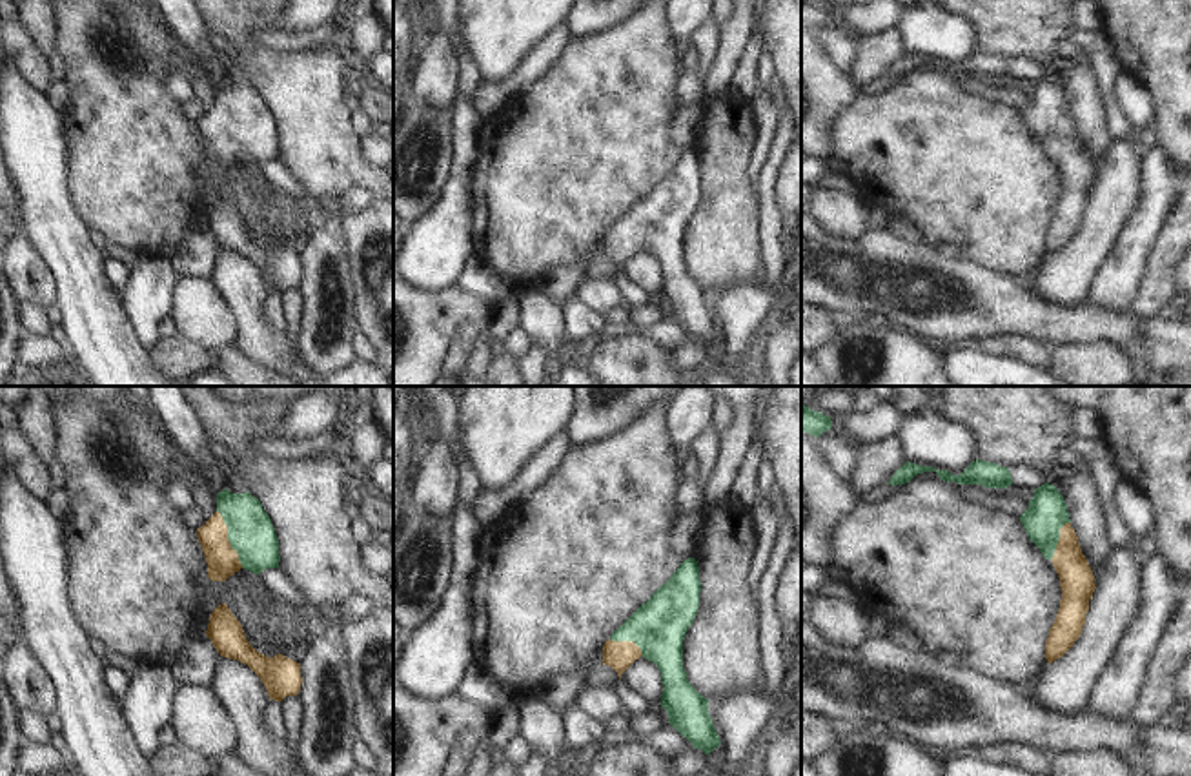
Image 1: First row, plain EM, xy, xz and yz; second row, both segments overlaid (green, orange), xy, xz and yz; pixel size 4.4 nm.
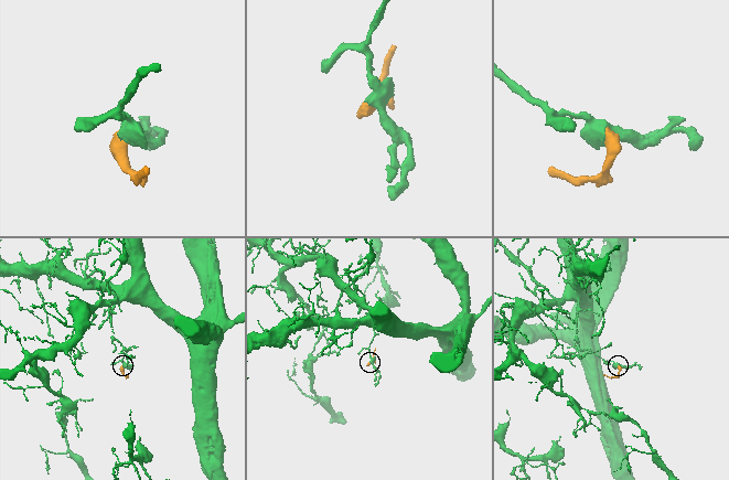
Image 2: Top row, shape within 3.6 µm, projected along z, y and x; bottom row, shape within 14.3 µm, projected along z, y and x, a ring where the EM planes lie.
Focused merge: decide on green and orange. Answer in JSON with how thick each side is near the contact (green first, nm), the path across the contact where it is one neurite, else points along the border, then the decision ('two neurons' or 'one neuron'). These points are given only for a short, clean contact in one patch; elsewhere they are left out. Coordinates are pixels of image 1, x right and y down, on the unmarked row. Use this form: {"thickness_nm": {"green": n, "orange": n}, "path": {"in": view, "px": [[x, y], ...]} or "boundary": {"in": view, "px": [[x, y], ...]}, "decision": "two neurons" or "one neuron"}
{"thickness_nm": {"green": 200, "orange": 140}, "path": {"in": "xy", "px": [[250, 122], [228, 130], [223, 153]]}, "decision": "one neuron"}

